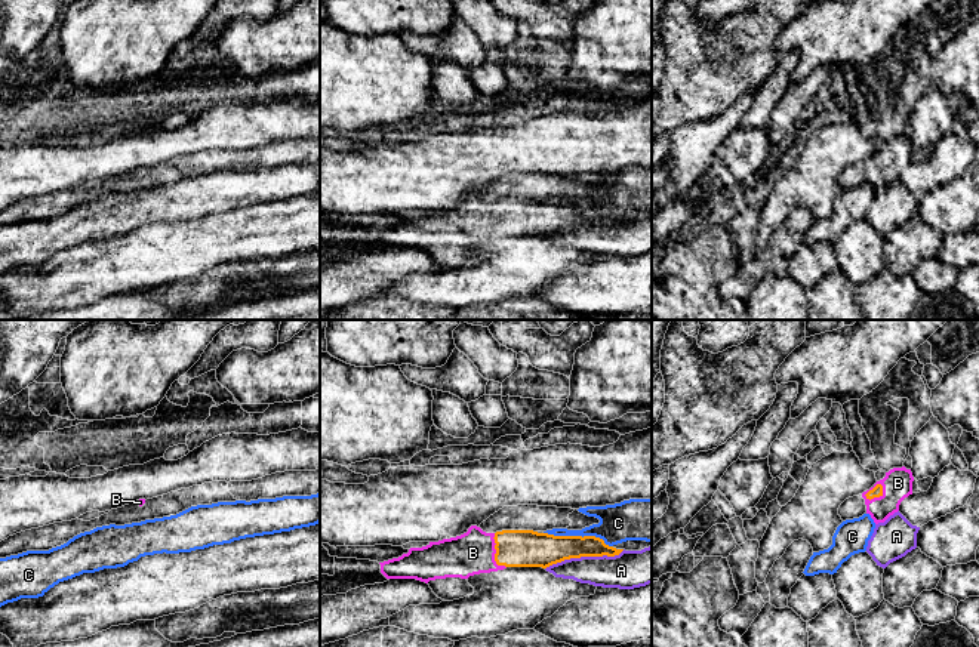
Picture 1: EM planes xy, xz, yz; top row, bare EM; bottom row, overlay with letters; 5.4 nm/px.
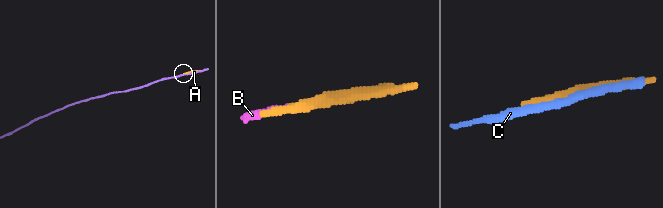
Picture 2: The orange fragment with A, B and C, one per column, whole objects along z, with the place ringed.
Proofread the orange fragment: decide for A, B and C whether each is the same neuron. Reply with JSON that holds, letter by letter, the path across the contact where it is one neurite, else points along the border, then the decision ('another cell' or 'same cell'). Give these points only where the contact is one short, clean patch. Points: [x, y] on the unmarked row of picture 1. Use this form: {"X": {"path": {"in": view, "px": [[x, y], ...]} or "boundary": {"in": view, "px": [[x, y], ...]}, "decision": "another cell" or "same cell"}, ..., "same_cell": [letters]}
{"A": {"decision": "another cell"}, "B": {"decision": "same cell"}, "C": {"decision": "another cell"}, "same_cell": ["B"]}

